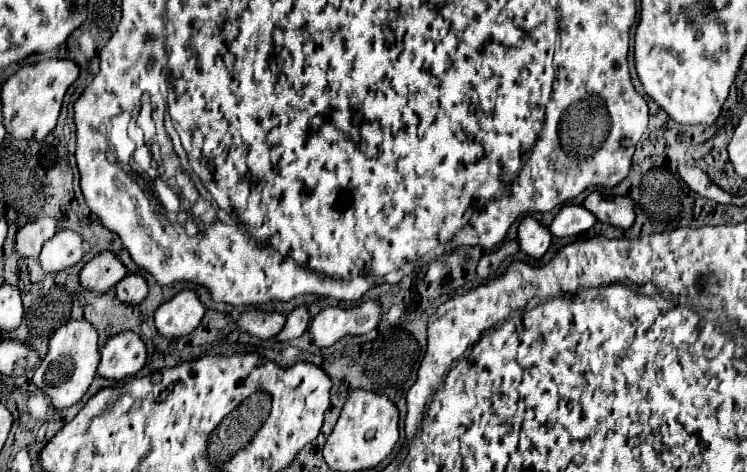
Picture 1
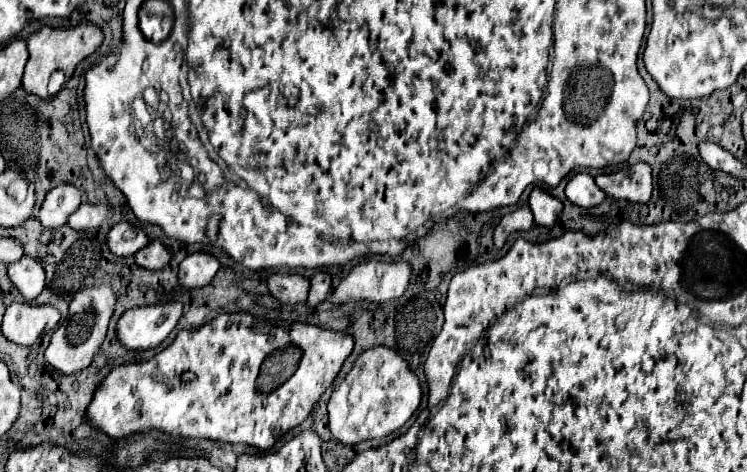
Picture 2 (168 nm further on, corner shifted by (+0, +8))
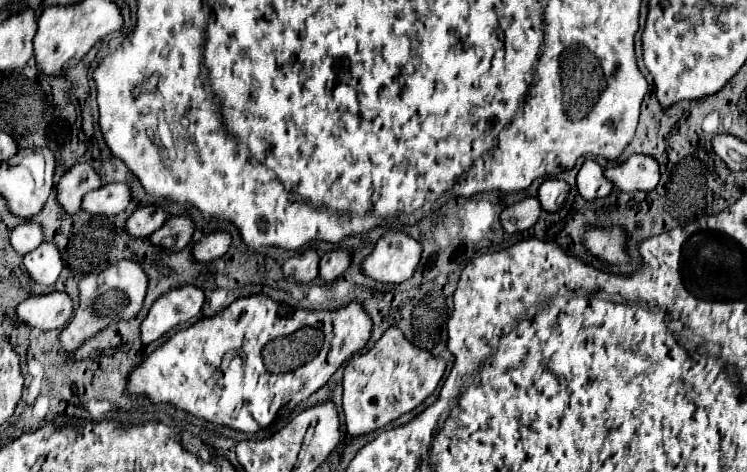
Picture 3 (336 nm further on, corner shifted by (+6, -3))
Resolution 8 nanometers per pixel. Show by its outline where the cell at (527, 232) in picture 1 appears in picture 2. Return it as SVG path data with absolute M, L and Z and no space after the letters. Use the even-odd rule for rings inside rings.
M541 186L533 188L533 192L529 196L529 206L535 216L535 224L539 224L539 226L553 226L557 216L563 210L563 202Z

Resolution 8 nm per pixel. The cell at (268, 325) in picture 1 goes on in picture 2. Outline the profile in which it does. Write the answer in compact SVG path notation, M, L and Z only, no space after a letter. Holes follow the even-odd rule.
M271 274L269 278L271 294L279 298L283 304L303 302L309 294L309 286L309 278L301 274Z

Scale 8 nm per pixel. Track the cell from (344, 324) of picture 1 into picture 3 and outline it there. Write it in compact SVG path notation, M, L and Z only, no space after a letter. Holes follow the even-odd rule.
M389 229L375 251L363 259L361 273L381 285L401 285L413 277L421 259L421 245L399 229Z

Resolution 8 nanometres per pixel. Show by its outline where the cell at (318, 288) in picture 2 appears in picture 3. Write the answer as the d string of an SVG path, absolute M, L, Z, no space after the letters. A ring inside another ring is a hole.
M335 249L331 253L325 253L319 261L319 279L323 283L333 283L349 267L349 263L351 263L351 259L349 259L347 251Z

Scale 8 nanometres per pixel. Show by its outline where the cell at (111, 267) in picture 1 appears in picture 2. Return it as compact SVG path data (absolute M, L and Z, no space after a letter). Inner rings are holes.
M119 220L111 228L107 242L111 252L115 252L115 256L131 256L133 254L131 250L139 252L139 248L143 248L149 242L149 238L143 228L137 228L127 220Z

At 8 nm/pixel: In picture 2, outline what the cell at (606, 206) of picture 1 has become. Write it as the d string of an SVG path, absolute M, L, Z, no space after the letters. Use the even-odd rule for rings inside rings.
M647 162L633 164L625 170L599 174L595 178L599 188L613 198L625 198L629 202L649 202L653 190L653 174Z

